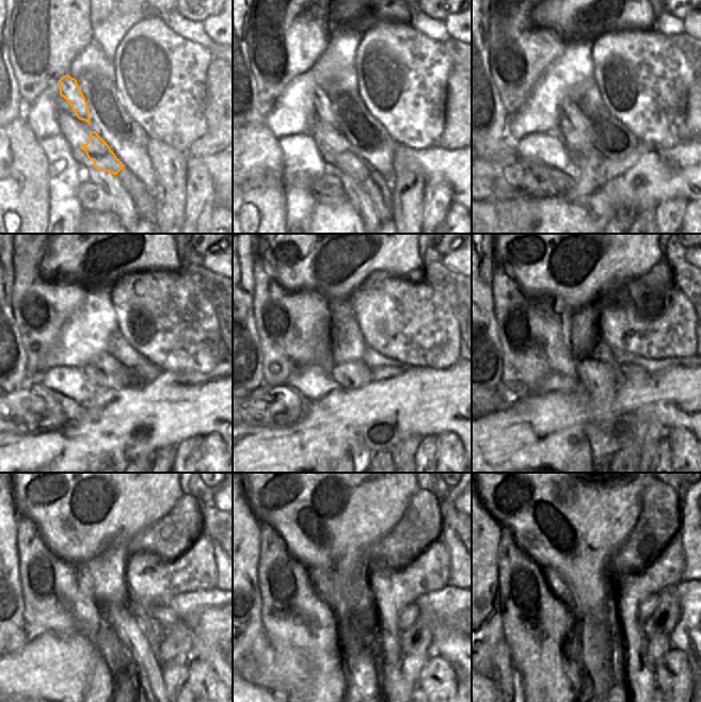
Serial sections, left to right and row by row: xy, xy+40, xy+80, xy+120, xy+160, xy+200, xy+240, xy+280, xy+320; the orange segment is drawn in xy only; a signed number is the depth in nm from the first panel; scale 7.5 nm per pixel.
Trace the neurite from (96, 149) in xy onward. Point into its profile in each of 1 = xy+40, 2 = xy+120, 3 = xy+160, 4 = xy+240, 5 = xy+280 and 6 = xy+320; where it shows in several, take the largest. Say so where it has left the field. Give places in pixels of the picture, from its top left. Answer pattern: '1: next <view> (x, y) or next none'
1: next xy+40 (337, 149)
2: next xy+120 (105, 371)
3: next xy+160 (349, 375)
4: next xy+240 (134, 627)
5: next xy+280 (398, 689)
6: next xy+320 (639, 677)

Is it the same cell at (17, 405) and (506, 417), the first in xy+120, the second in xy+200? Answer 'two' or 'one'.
two

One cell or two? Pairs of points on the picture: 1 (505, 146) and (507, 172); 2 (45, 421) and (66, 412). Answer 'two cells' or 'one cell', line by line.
1: two cells
2: one cell

